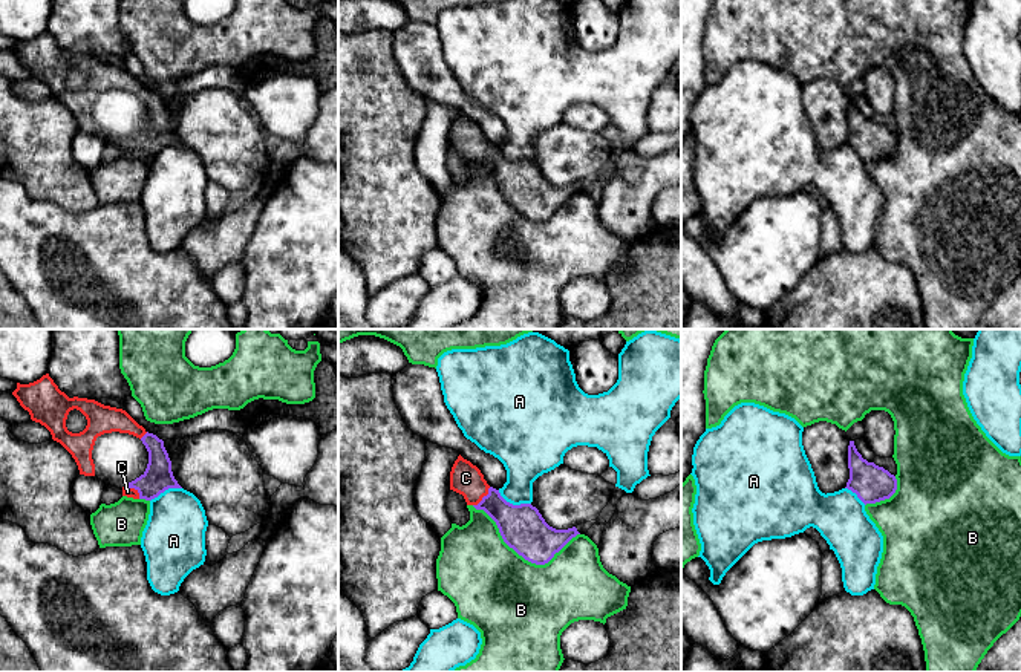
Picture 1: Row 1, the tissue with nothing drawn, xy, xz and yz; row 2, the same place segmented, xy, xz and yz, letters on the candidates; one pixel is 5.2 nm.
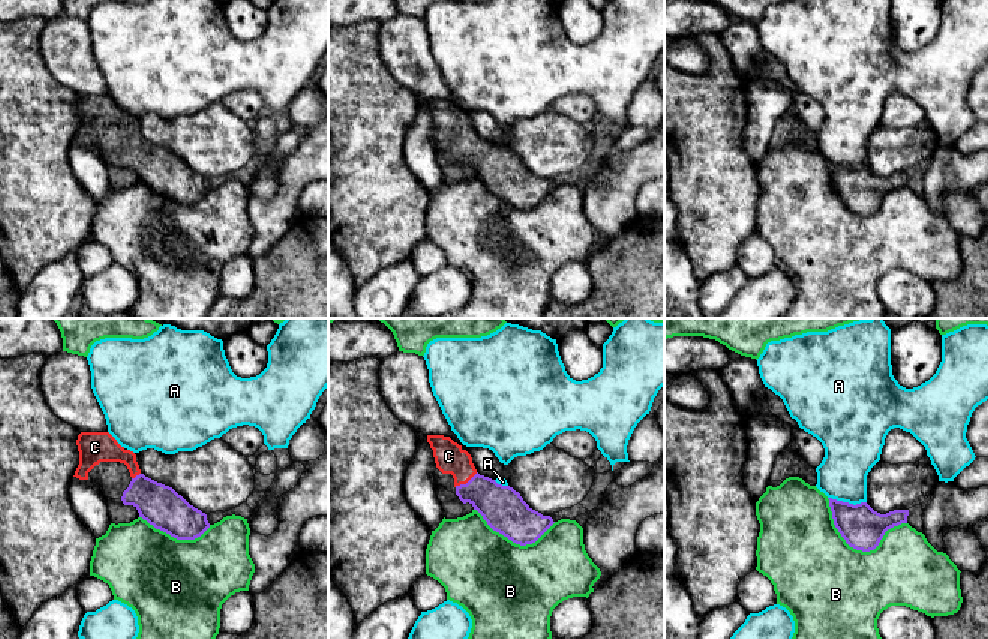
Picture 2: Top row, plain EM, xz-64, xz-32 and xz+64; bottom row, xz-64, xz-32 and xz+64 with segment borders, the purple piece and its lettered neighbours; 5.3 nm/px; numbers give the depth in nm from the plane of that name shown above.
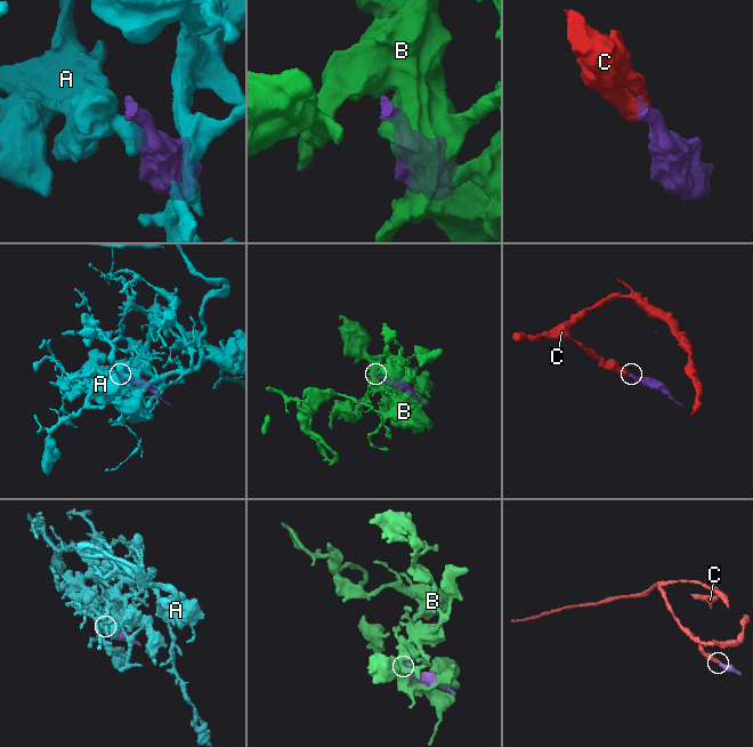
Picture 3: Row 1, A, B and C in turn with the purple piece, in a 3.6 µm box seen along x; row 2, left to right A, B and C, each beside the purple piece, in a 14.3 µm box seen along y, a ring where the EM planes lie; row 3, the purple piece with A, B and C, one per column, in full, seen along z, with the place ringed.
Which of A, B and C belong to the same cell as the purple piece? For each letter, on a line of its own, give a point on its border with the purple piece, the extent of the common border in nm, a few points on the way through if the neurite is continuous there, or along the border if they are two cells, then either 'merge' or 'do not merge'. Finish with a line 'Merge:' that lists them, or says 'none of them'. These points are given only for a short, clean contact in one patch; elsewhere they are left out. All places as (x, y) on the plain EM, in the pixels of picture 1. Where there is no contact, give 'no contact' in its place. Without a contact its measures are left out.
A: contact xz (512, 161); length 190 nm; do not merge
B: contact xz (521, 212); length 600 nm; do not merge
C: contact xz (482, 155); length 140 nm; merge
Merge: C

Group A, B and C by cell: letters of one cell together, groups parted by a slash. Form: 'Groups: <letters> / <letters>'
Groups: A / B / C

